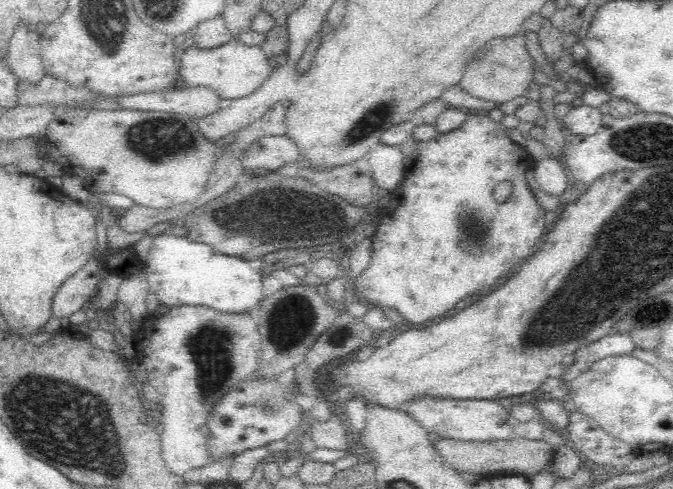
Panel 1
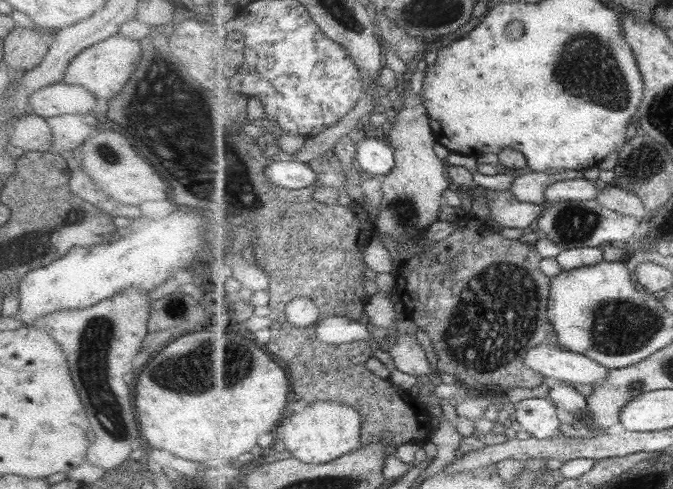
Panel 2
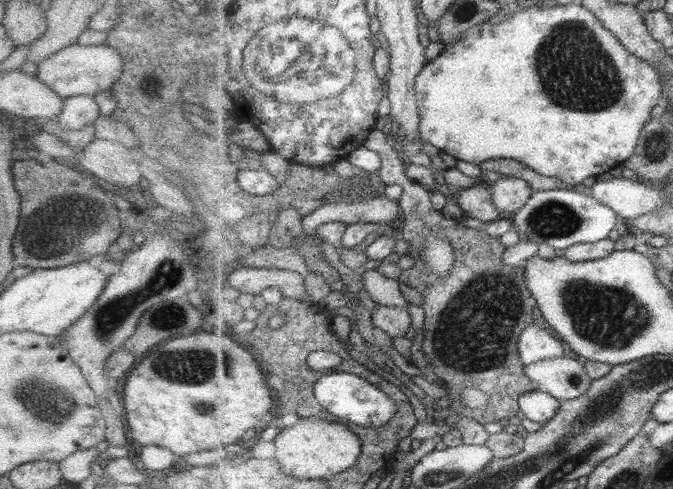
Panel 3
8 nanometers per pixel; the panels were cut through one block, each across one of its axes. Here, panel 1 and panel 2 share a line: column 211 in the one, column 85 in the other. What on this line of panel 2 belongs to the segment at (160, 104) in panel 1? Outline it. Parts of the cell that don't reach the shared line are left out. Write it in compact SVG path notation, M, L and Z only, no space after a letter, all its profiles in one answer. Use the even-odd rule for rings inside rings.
M54 83L31 92L27 98L27 109L28 113L46 120L63 114L88 114L96 100L83 87Z

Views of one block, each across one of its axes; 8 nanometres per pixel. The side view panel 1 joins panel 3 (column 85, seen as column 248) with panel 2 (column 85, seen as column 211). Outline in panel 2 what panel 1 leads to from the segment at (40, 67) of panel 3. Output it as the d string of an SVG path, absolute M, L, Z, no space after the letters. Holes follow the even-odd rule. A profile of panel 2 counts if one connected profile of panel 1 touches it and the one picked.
M117 34L109 36L72 57L60 83L83 87L96 99L109 100L129 81L129 76L136 70L141 56L142 51L137 41Z

